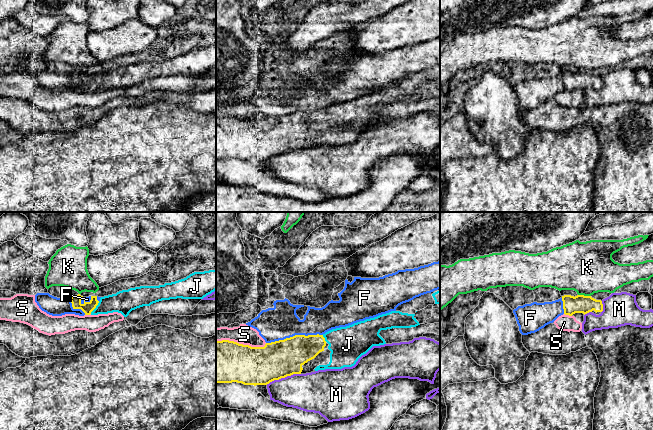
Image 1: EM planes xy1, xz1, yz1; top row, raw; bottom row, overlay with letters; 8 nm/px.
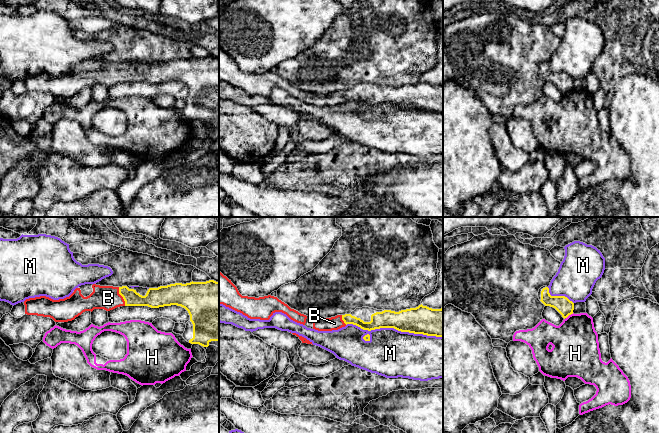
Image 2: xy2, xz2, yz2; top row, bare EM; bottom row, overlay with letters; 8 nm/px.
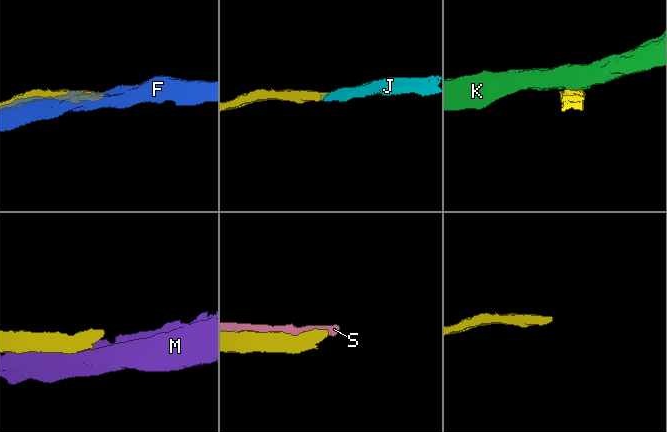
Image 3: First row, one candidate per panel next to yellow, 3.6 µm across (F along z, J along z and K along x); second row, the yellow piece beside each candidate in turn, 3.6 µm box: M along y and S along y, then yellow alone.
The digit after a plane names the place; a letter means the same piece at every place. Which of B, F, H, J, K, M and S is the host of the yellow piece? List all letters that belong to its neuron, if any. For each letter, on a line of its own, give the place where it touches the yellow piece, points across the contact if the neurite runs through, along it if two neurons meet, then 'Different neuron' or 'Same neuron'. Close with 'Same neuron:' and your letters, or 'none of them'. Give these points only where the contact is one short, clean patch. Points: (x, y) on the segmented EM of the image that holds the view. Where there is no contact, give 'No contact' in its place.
B: Touches yellow at xy2 (121, 295). Path across: xy2 (152, 298), (133, 299), (121, 295), (108, 298). Same neuron
F: Touches yellow at xz1 (295, 335). Boundary: xz1 (322, 334), (293, 335), (266, 343). Different neuron
H: Touches yellow at yz2 (569, 314). Different neuron
J: Touches yellow at xy1 (95, 307). Path across: xy1 (87, 307), (95, 307), (124, 301). Same neuron
K: Touches yellow at yz1 (583, 295). Boundary: yz1 (578, 294), (590, 296). Different neuron
M: Touches yellow at xz2 (394, 328). Different neuron
S: Touches yellow at xz1 (241, 344). Different neuron
Same neuron: B, J

